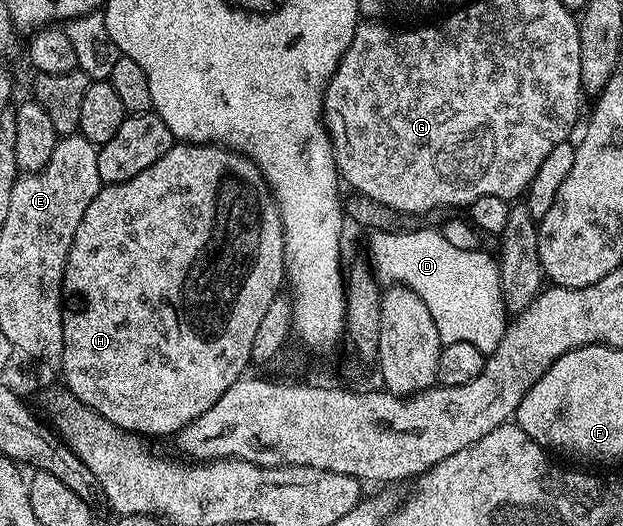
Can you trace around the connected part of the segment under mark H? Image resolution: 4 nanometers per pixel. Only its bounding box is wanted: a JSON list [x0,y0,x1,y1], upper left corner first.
[61,142,285,436]

